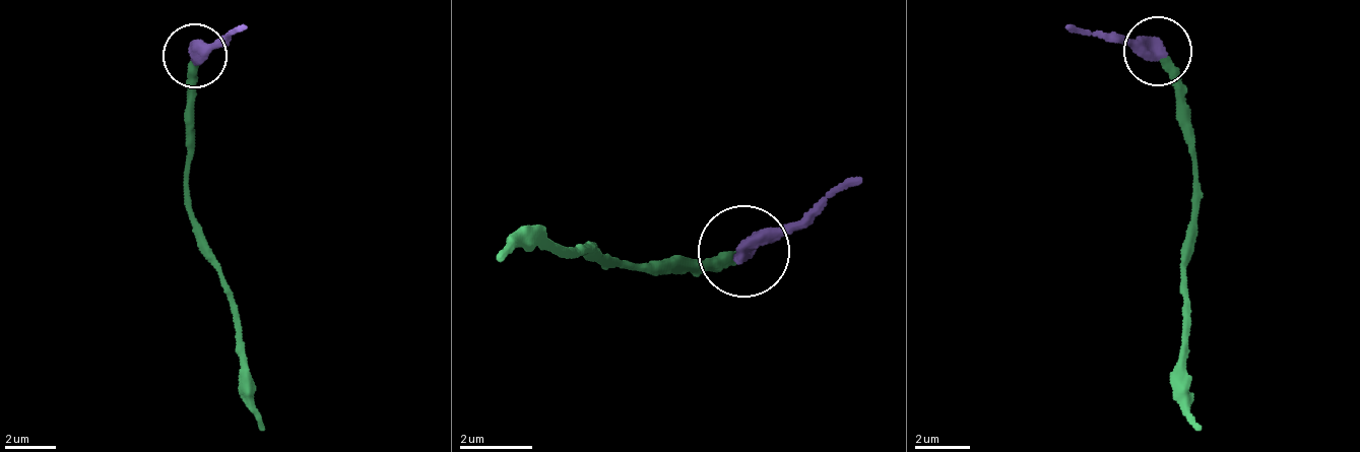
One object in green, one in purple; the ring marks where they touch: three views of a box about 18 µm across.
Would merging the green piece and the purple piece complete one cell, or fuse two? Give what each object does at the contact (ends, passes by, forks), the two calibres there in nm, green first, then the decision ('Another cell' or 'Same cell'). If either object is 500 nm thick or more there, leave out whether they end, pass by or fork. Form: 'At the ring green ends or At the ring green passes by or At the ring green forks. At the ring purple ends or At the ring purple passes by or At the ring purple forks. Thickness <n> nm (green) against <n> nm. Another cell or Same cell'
Thickness 280 nm (green) against 550 nm. Another cell

